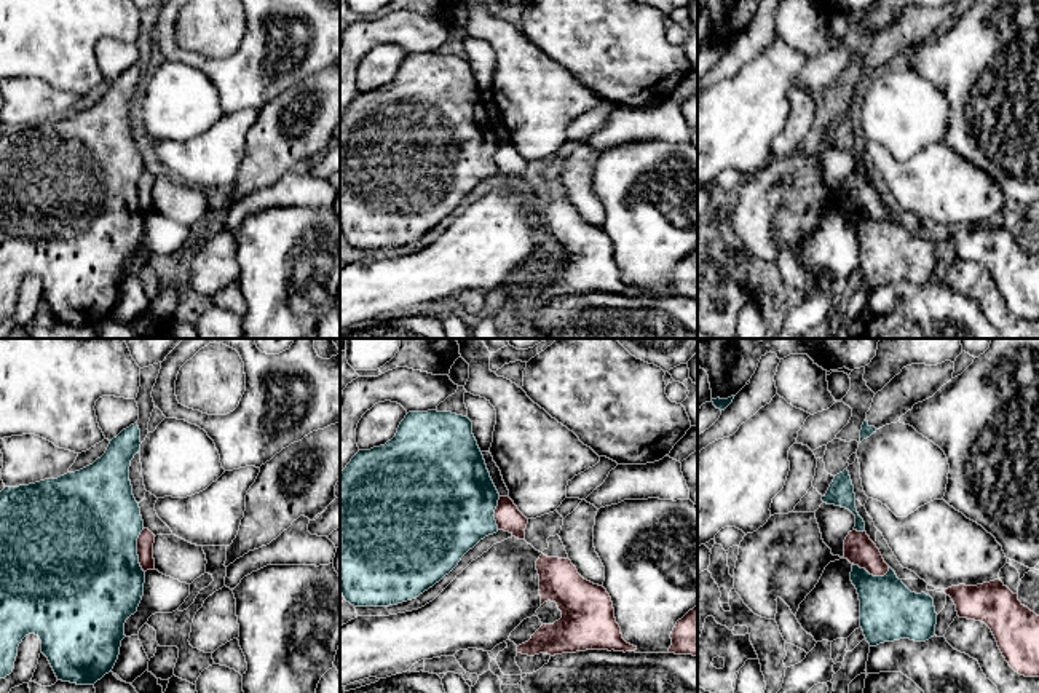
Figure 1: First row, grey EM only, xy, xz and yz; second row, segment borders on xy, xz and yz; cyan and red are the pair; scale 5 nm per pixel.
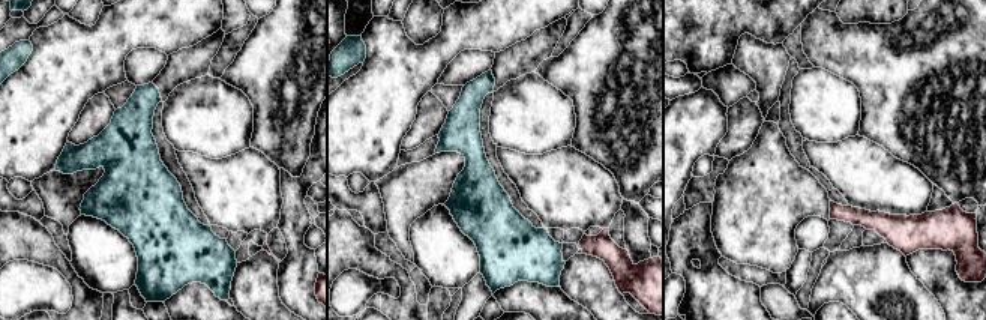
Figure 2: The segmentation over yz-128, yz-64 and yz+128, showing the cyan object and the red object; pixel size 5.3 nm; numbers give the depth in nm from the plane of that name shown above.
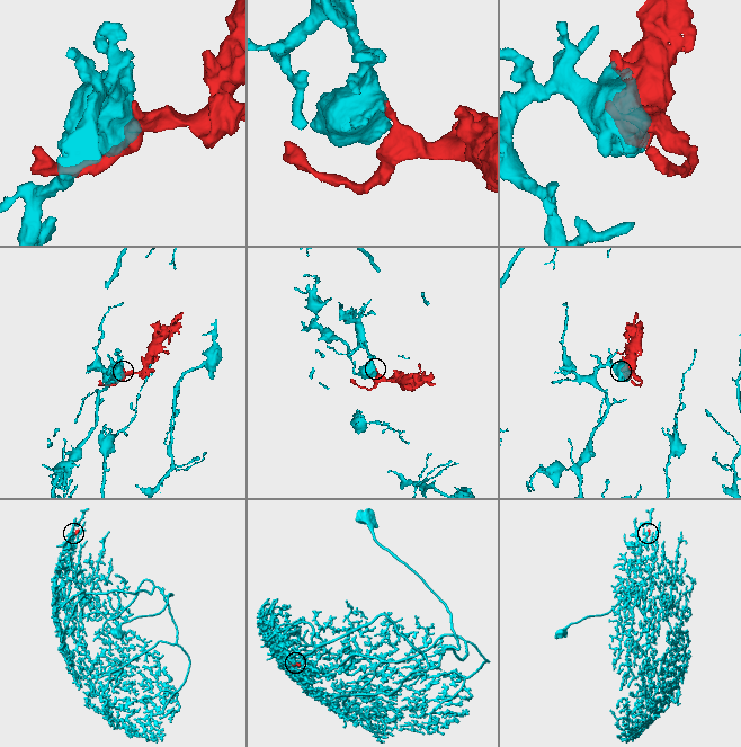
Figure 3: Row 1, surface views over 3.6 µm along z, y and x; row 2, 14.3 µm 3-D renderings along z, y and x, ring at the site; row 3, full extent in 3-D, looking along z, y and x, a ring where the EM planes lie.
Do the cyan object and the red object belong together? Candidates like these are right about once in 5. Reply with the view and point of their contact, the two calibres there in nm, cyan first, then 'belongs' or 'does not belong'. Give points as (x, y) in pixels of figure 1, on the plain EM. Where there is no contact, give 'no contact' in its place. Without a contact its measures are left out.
contact xy (136, 194); calibres 500 and 90 nm; does not belong

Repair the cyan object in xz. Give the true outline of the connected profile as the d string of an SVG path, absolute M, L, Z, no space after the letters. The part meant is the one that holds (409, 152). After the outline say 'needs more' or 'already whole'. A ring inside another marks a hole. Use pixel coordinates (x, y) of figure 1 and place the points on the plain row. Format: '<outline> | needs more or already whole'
M409 54L401 64L396 78L385 88L359 93L340 115L340 233L354 249L389 249L412 241L439 225L480 182L498 174L495 152L500 136L490 120L484 97L472 77L472 64L452 54Z | already whole

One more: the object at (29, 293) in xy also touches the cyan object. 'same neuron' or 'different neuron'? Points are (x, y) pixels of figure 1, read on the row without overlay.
different neuron

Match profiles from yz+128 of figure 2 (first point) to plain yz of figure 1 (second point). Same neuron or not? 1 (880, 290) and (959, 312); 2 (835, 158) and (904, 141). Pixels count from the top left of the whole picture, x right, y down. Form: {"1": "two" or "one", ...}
{"1": "one", "2": "two"}

